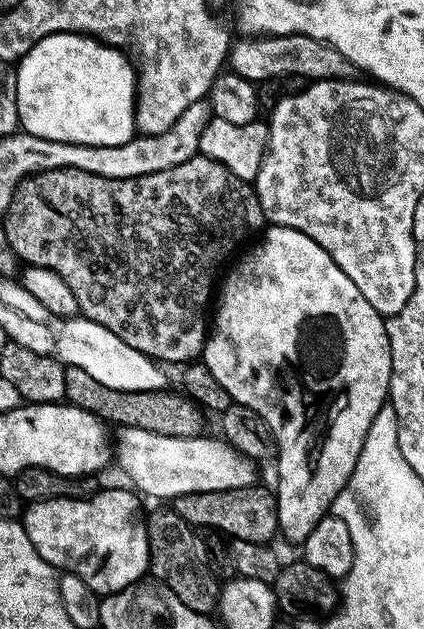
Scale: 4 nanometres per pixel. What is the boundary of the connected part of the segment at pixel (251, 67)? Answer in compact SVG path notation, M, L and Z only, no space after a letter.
M252 34L248 40L231 45L226 60L231 71L253 82L276 80L280 76L299 76L308 82L317 80L347 80L350 76L348 59L338 54L331 46L309 36L274 36Z

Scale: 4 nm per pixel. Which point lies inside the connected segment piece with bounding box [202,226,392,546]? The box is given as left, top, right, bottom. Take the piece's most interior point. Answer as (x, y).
(295, 341)

